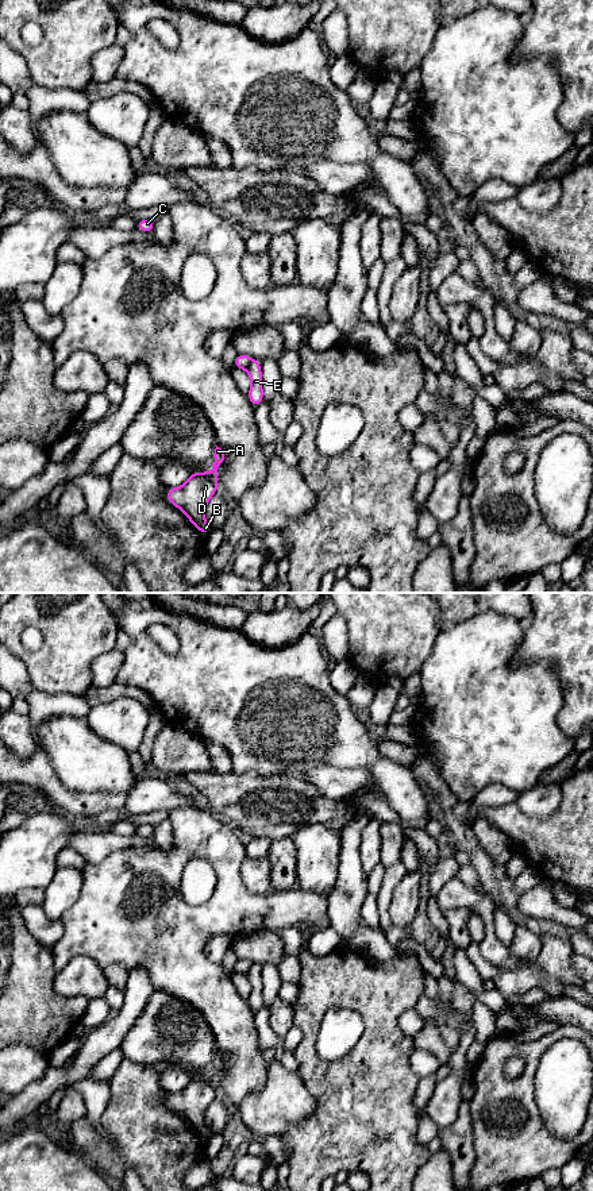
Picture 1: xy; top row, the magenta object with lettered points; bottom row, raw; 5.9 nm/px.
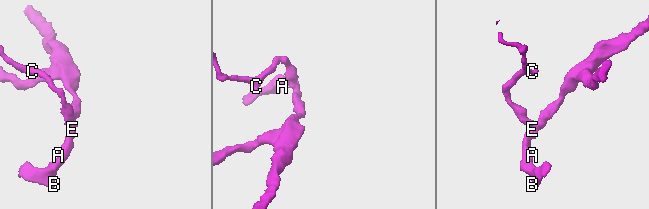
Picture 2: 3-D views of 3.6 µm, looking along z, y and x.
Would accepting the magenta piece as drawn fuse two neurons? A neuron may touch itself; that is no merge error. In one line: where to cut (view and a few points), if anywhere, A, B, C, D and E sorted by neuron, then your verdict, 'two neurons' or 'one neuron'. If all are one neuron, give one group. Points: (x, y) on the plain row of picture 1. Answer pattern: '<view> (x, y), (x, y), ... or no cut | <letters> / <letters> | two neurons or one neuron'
xy (253, 964), (246, 974) | A B D E / C | two neurons

